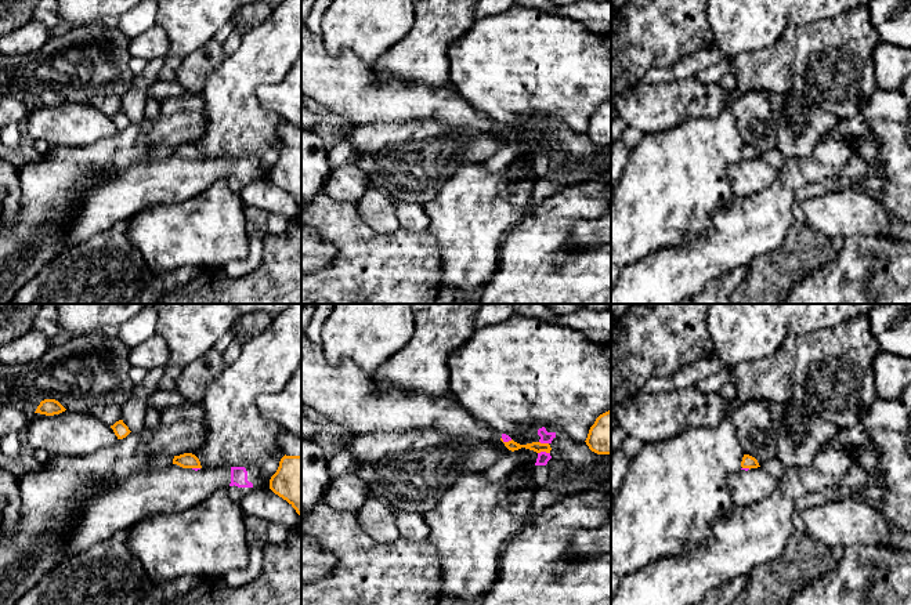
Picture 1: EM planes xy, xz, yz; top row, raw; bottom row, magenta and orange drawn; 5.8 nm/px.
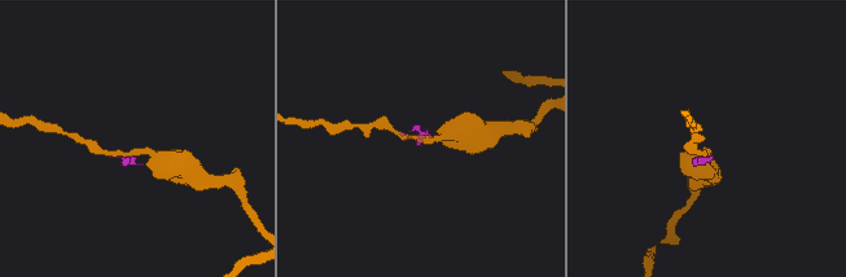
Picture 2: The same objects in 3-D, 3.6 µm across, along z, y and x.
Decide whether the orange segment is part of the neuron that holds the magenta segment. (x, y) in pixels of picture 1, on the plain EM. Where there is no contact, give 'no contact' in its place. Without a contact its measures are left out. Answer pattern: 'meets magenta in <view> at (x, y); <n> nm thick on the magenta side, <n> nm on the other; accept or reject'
meets magenta in xz at (543, 142); 70 nm thick on the magenta side, 60 nm on the other; reject

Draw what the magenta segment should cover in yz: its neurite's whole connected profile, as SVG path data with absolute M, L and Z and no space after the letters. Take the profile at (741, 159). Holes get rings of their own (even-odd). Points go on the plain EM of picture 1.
M762 157L741 159L729 167L733 198L748 198L767 189L777 178L778 170Z

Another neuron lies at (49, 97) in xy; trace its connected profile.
M44 90L40 93L35 104L54 106L65 102L66 99L55 90Z

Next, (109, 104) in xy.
M112 94L94 97L90 99L90 104L93 104L101 112L106 113L109 117L122 111L120 97Z

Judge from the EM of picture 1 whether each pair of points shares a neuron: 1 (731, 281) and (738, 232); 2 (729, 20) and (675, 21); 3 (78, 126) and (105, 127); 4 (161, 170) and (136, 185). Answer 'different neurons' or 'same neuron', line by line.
1: different neurons
2: different neurons
3: same neuron
4: same neuron

